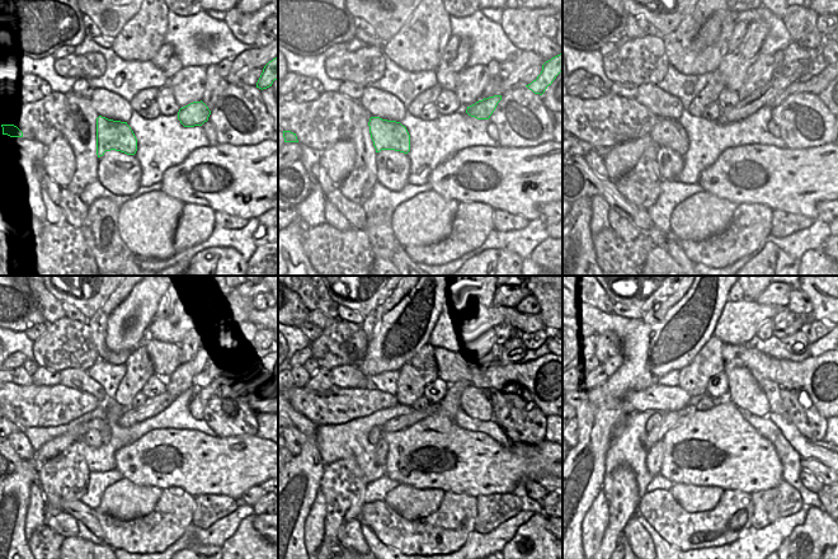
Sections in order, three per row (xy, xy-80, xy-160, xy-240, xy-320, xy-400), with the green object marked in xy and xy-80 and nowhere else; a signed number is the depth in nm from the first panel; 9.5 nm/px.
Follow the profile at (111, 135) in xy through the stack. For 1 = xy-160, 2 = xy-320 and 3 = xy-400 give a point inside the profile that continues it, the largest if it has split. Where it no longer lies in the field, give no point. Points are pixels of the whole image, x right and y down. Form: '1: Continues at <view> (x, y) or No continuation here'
1: Continues at xy-160 (669, 134)
2: Continues at xy-320 (381, 447)
3: Continues at xy-400 (654, 459).

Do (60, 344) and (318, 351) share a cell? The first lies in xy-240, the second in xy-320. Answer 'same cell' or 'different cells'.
same cell

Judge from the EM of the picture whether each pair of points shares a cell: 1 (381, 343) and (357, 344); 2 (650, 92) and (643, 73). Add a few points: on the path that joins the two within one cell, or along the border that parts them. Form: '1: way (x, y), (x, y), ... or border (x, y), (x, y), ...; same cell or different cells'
1: border (368, 341), (366, 353), (356, 363); different cells
2: border (655, 84), (640, 84), (638, 87); different cells

